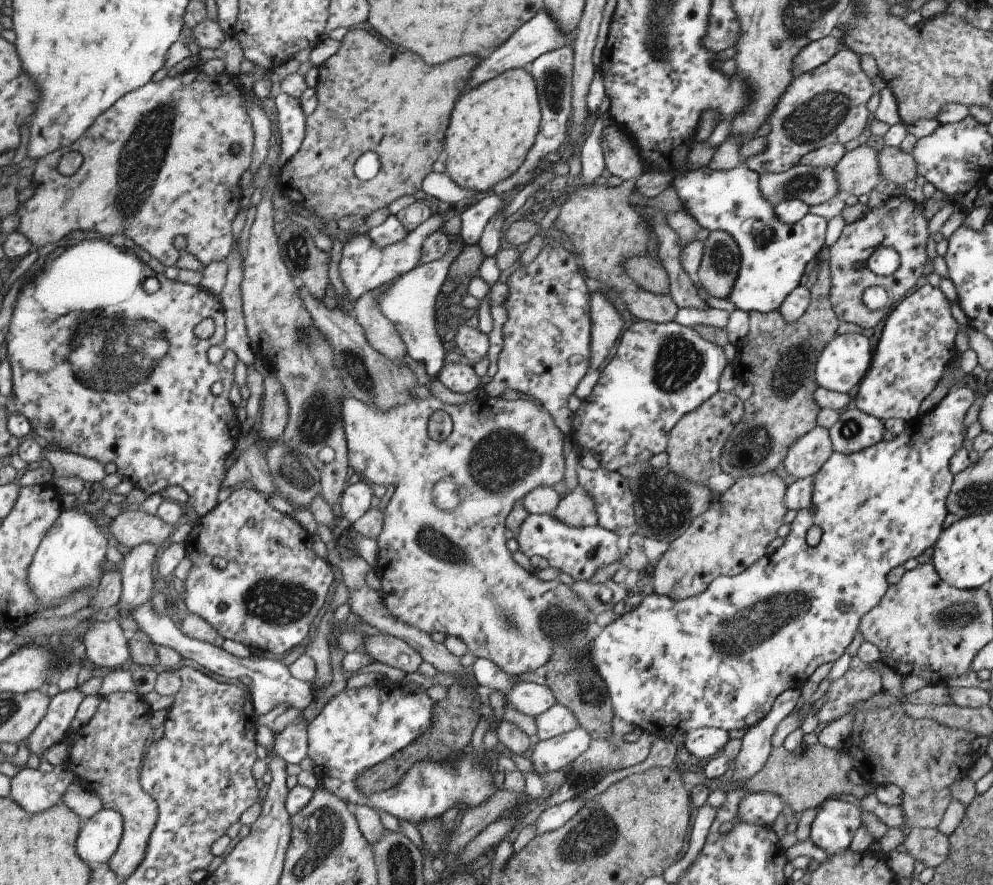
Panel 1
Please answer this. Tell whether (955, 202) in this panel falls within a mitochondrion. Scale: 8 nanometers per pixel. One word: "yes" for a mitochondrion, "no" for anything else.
no

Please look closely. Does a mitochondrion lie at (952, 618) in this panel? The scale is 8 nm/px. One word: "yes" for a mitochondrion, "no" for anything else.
yes

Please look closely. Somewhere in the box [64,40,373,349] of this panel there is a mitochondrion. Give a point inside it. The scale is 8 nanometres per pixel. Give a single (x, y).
(143, 154)

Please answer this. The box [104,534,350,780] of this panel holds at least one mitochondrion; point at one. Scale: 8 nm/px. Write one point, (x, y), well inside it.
(276, 602)

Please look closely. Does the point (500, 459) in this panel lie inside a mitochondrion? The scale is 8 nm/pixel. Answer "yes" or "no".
yes

